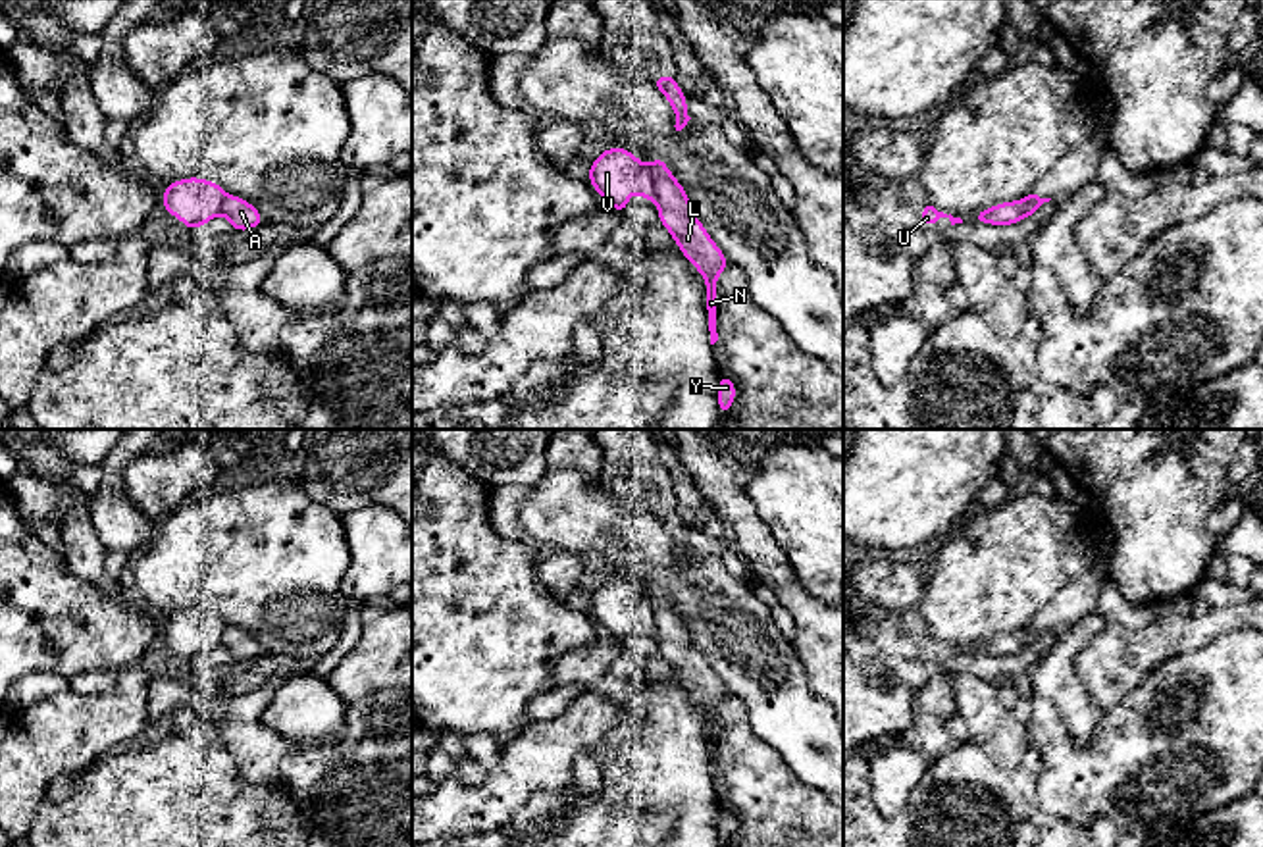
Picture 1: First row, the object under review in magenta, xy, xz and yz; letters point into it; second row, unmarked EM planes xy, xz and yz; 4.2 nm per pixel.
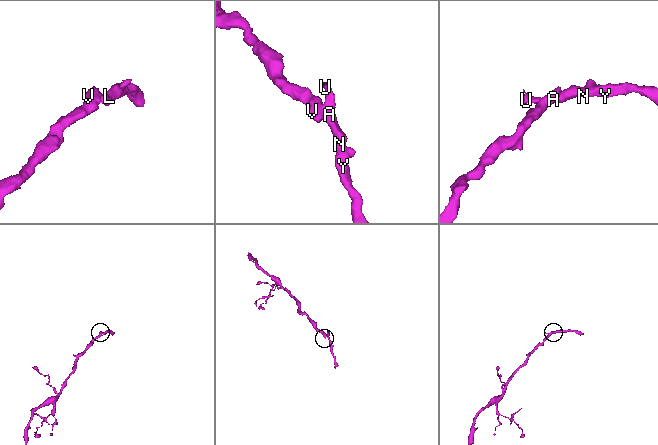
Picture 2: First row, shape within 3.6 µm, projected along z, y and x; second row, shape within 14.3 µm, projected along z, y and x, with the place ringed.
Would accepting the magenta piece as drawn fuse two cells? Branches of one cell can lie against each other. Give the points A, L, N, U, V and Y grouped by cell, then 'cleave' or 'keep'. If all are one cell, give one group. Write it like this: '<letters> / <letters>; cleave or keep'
A L N U Y / V; cleave

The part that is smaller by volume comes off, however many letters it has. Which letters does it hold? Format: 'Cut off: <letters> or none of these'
Cut off: A, L, N, U, Y

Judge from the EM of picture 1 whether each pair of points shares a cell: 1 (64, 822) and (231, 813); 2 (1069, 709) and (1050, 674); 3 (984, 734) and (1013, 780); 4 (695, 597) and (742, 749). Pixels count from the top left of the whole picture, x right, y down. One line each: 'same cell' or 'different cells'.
1: same cell
2: same cell
3: different cells
4: different cells

